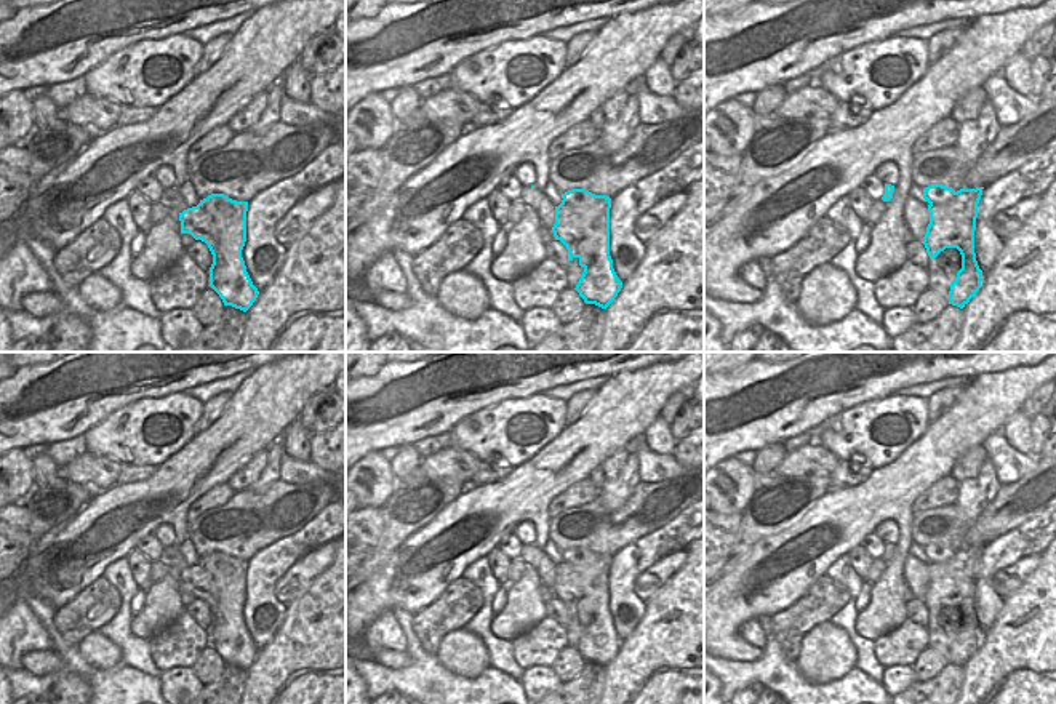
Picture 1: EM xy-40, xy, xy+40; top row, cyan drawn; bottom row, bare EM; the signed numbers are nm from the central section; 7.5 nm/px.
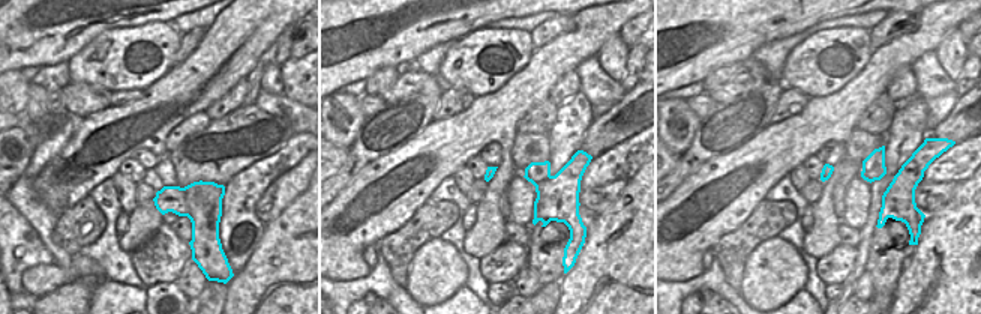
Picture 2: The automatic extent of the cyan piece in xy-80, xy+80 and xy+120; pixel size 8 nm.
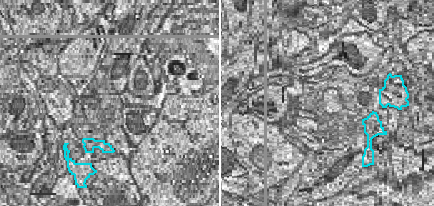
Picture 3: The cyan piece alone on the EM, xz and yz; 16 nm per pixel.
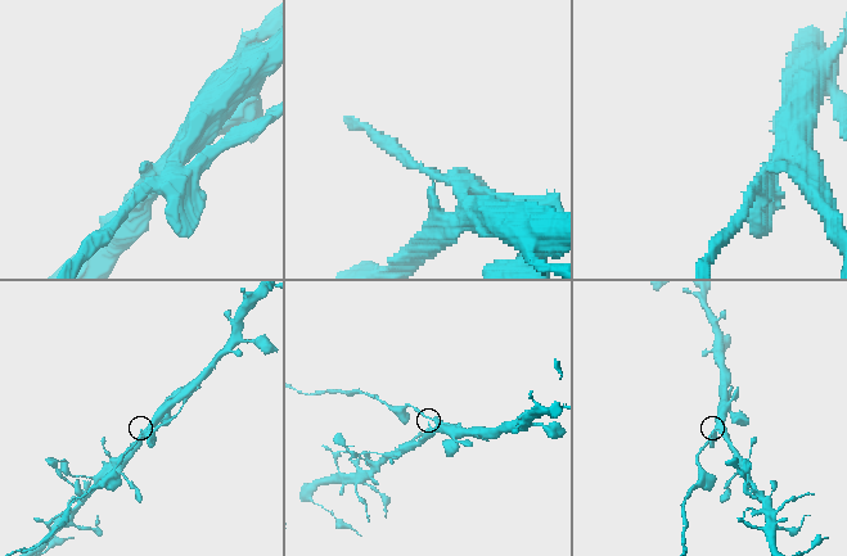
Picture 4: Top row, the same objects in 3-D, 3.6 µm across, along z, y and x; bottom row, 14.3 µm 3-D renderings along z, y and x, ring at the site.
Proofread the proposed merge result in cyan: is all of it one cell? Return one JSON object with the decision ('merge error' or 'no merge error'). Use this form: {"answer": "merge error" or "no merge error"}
{"answer": "merge error"}

